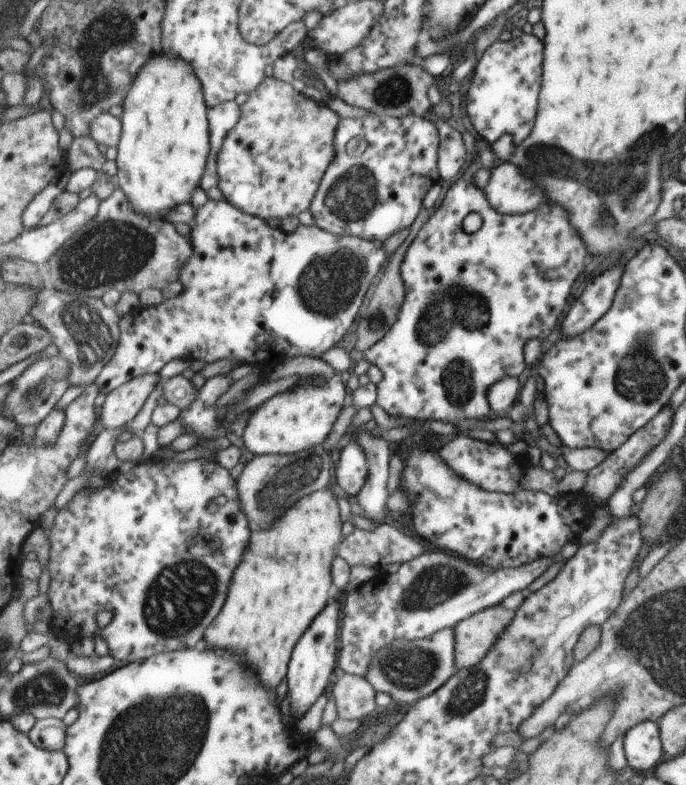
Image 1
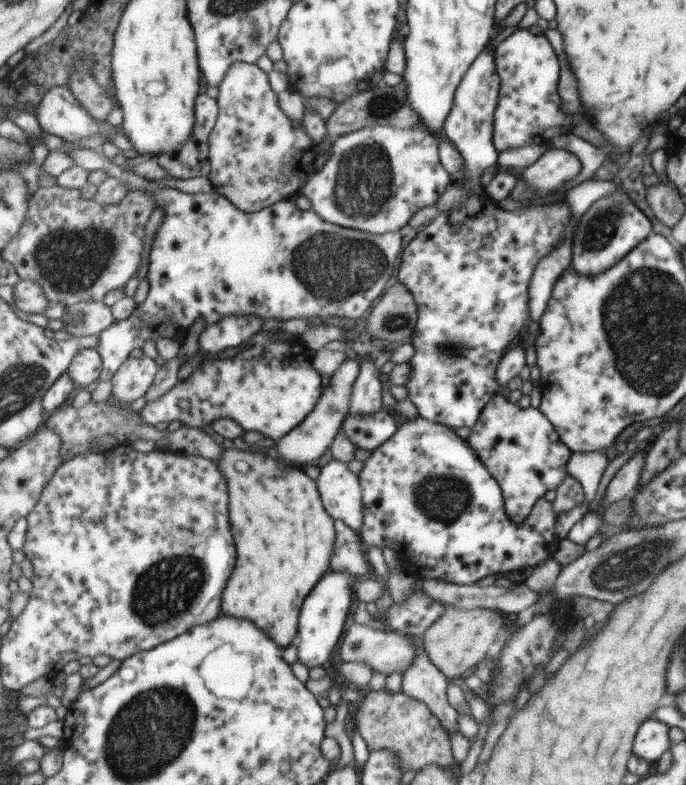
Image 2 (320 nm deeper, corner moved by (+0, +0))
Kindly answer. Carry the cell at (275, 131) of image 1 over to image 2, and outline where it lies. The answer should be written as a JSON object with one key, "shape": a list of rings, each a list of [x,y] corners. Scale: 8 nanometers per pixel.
{"shape":[[[237,61],[227,71],[218,88],[220,114],[210,136],[210,178],[213,190],[233,201],[241,210],[256,213],[273,206],[283,199],[300,195],[300,188],[314,174],[318,157],[317,145],[307,134],[304,126],[293,126],[285,112],[277,104],[277,93],[269,84],[269,76],[257,64]]]}

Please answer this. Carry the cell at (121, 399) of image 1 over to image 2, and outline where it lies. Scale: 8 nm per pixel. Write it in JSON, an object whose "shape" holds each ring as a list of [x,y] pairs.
{"shape":[[[131,355],[112,378],[113,395],[121,402],[135,402],[146,396],[159,372],[159,365],[145,355]]]}

